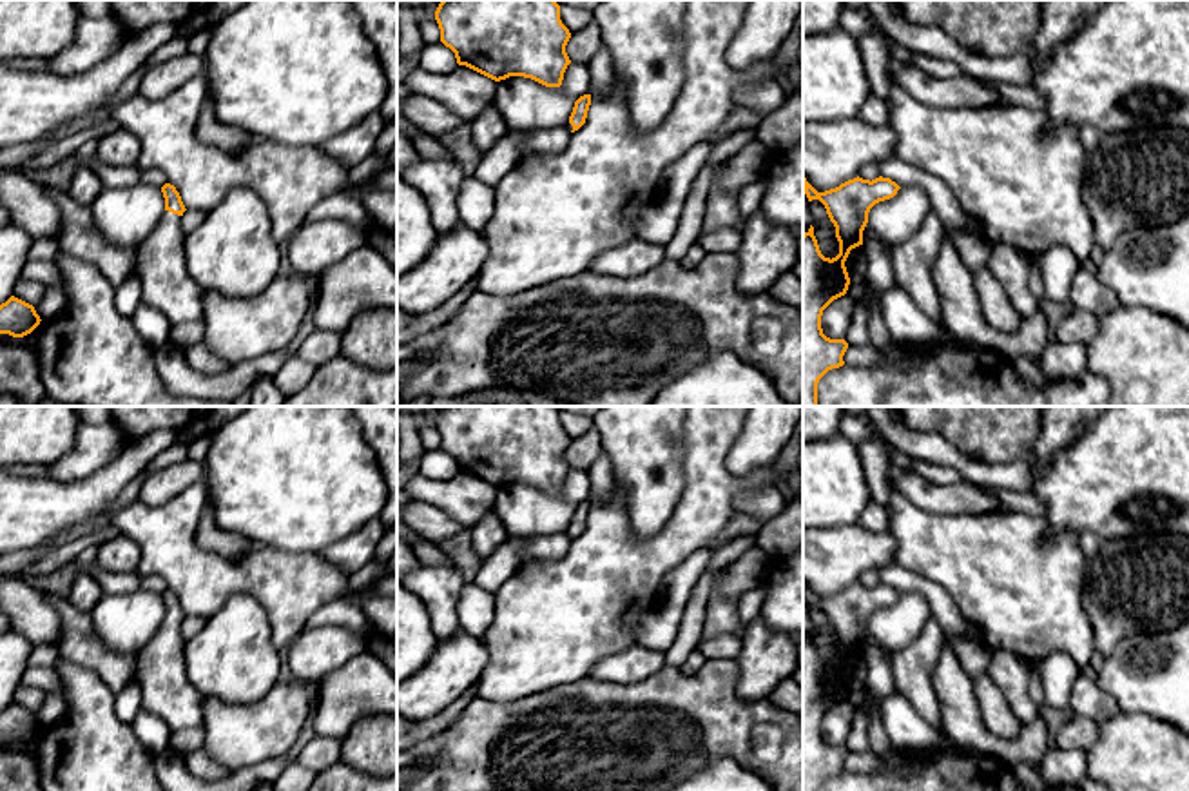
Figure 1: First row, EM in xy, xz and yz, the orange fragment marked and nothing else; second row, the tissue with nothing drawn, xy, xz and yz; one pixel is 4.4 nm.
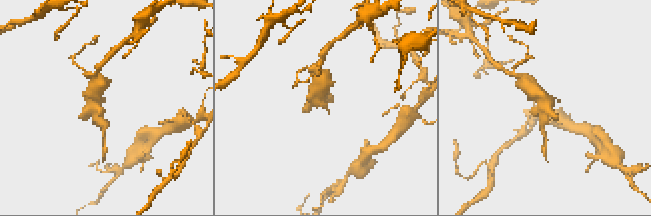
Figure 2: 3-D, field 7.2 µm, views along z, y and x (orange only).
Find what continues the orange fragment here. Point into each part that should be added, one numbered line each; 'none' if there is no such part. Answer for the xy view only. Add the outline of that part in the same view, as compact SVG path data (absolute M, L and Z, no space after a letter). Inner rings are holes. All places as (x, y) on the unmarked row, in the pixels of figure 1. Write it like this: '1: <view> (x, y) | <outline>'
1: xy (165, 690) | M165 617L154 637L136 657L141 709L158 715L172 731L203 726L203 697L188 680L185 642L181 622Z

